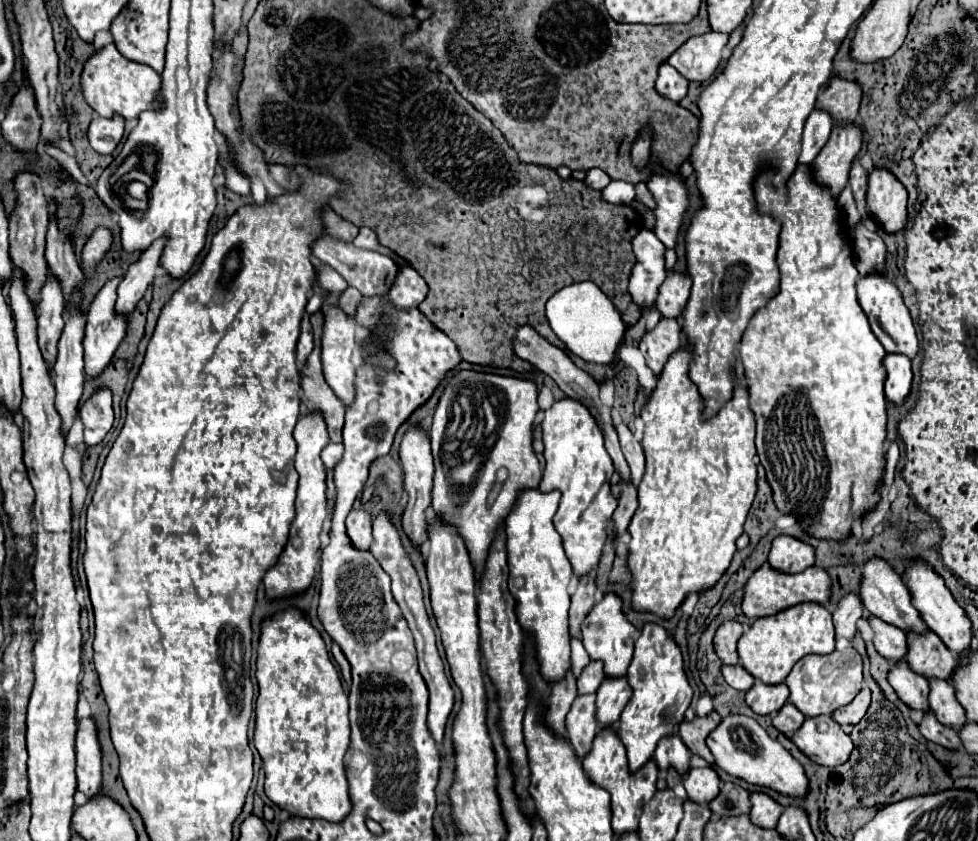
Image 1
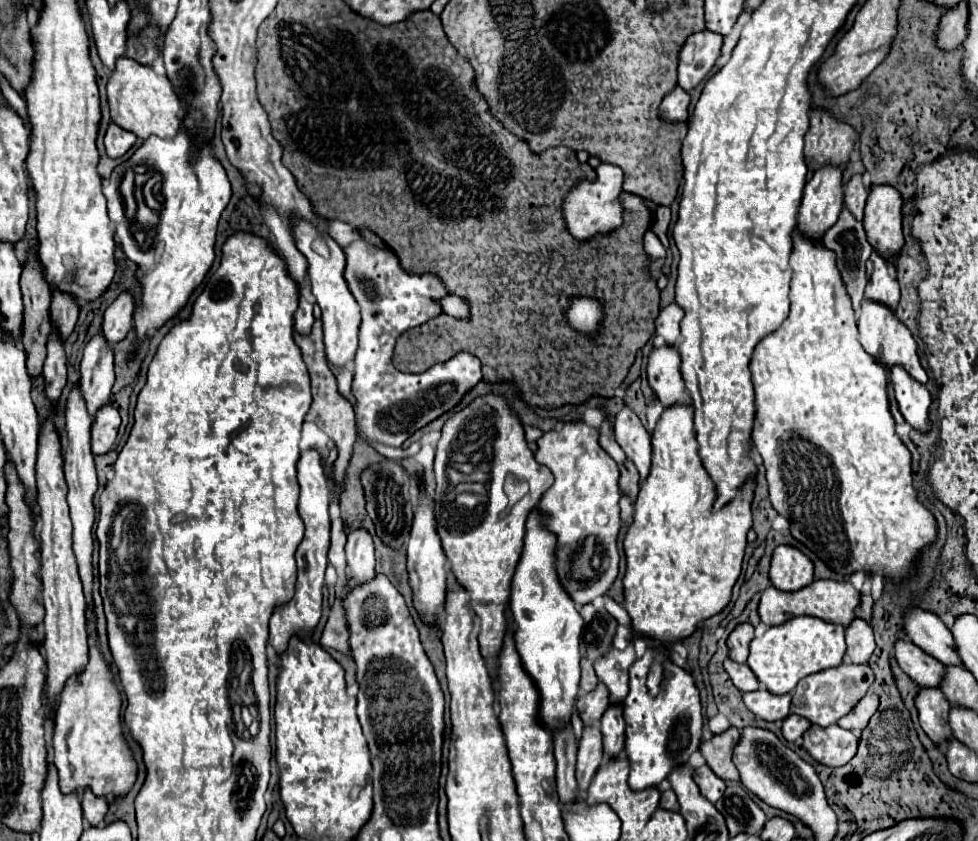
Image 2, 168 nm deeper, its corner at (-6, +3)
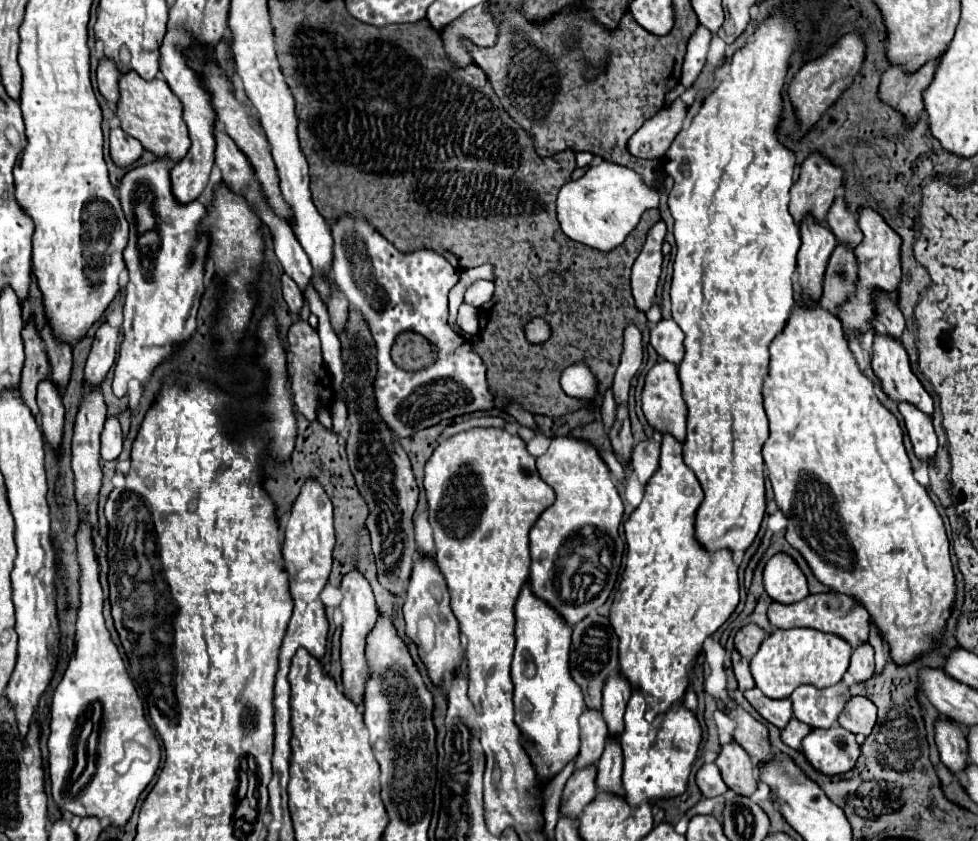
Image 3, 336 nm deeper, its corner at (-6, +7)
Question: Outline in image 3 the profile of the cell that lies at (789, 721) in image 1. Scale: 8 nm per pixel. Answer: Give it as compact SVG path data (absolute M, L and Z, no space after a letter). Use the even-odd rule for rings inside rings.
M792 718L790 724L782 730L782 742L788 744L790 748L798 750L802 738L804 738L808 732L810 732L810 726L806 726L806 724L802 724L802 722L796 722L796 718Z

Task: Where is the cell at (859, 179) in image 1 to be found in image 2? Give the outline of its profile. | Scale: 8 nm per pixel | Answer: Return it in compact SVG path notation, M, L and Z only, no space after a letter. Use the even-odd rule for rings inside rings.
M854 174L844 188L844 206L852 210L856 218L862 220L866 198L868 198L868 188L864 188L862 184L862 174Z

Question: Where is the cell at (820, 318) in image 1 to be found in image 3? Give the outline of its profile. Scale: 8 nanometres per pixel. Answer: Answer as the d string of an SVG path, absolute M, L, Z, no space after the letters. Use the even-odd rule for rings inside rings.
M796 296L796 302L798 302L796 310L790 316L786 328L770 344L770 374L764 382L764 410L770 420L770 438L766 440L762 454L764 454L766 468L768 468L768 478L772 482L774 494L776 494L776 504L788 518L786 540L790 542L792 548L796 548L802 554L802 558L806 560L806 564L810 566L810 570L818 578L818 582L822 582L824 586L828 586L834 592L854 598L860 606L864 606L868 610L868 614L872 618L870 622L878 628L882 640L888 644L892 662L898 666L906 666L906 664L914 662L916 658L922 658L924 654L928 654L940 646L944 628L946 628L946 620L948 620L954 600L956 600L956 578L954 578L954 568L952 568L952 560L950 560L950 550L948 550L950 542L946 536L946 528L944 528L942 516L938 514L928 492L914 480L912 466L910 466L908 454L902 444L902 430L898 426L898 420L894 418L894 414L890 414L880 404L880 400L874 394L872 382L858 370L854 354L848 348L848 342L842 334L842 324L838 322L838 318L832 312L824 310L822 306L816 306L816 304L800 306L800 296Z

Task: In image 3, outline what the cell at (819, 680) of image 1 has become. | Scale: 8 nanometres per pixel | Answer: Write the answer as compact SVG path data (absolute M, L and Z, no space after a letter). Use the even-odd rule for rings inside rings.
M846 682L818 690L814 686L800 686L790 696L794 706L794 718L808 724L810 728L830 728L836 724L836 718L846 706L846 700L840 692L846 688Z

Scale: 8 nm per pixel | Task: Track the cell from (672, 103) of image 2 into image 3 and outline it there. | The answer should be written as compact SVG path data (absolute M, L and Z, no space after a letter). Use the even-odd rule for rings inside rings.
M676 100L670 108L662 108L654 118L644 122L644 126L630 138L630 154L636 158L658 160L670 148L670 142L682 130L686 120L686 104Z

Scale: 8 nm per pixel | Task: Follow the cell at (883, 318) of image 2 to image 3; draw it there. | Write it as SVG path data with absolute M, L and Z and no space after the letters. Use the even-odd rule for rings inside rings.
M874 332L872 370L880 380L882 392L890 400L910 402L912 406L918 406L926 416L934 414L932 398L924 390L920 380L912 374L910 360L902 342Z

